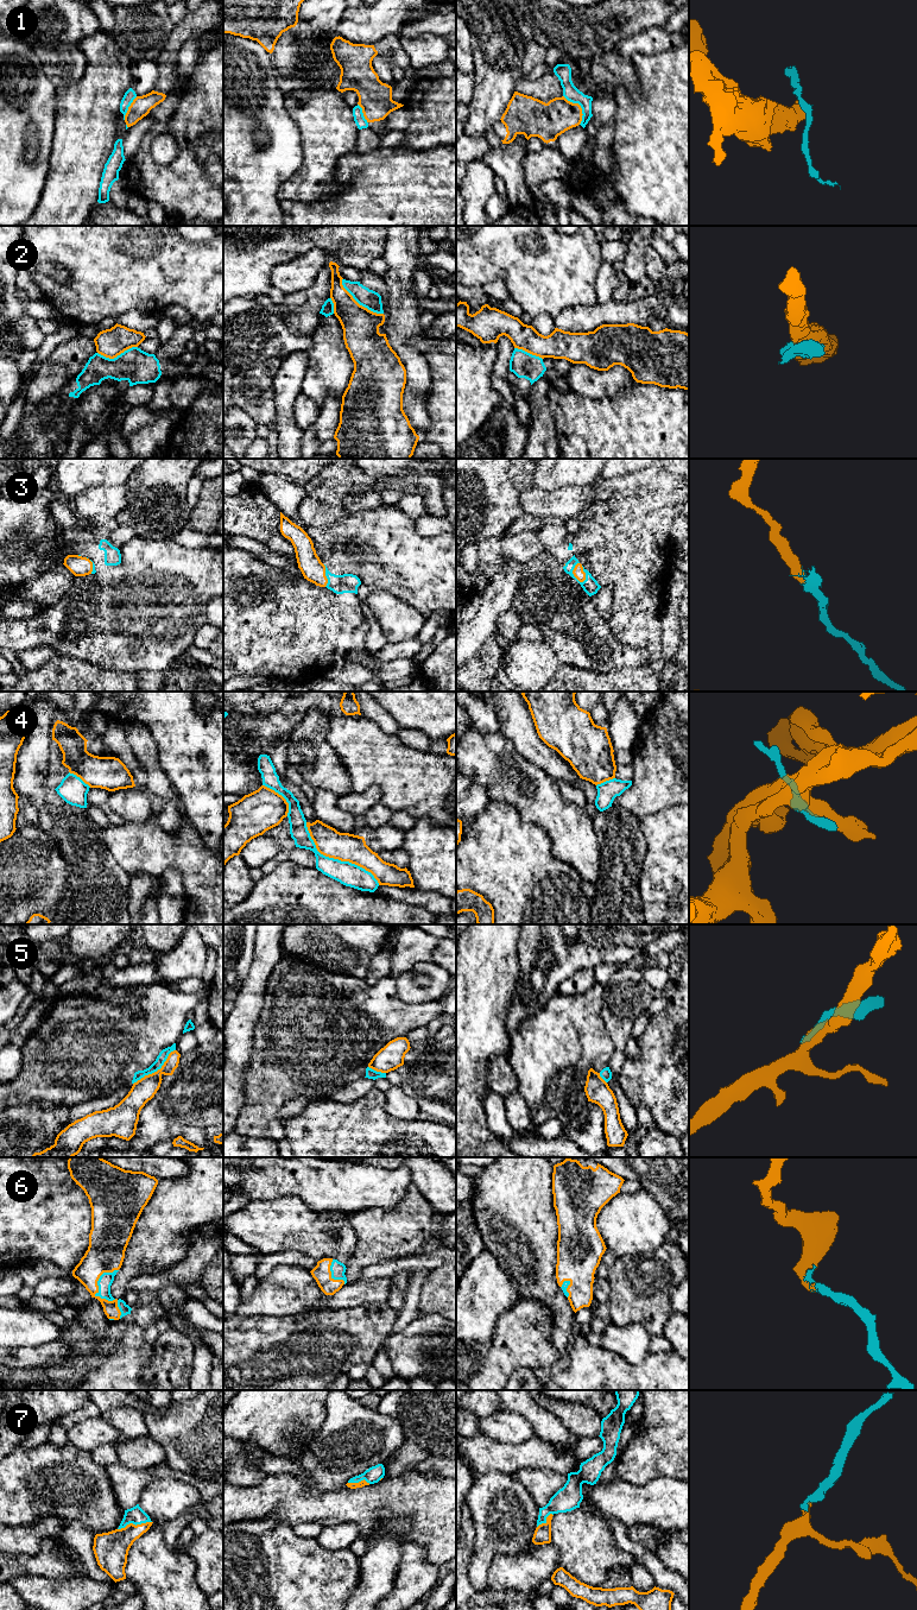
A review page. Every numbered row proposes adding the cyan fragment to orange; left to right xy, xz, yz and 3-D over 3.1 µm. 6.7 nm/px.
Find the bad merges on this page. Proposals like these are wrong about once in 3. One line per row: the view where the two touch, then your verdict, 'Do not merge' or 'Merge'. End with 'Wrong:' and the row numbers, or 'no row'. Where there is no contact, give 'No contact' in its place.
1: Touches orange in yz. Do not merge
2: Touches orange in xz. Do not merge
3: Touches orange in yz. Merge
4: Touches orange in xz. Do not merge
5: Touches orange in xy. Do not merge
6: Touches orange in xy. Merge
7: Touches orange in xy. Merge
Wrong: 1, 2, 4, 5

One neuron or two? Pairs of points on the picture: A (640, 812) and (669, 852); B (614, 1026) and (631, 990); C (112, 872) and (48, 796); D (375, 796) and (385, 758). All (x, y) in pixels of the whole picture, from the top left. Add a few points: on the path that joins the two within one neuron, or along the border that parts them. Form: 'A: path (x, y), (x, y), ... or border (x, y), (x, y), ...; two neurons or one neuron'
A: border (671, 806), (649, 814), (640, 824); two neurons
B: path (619, 1017), (625, 998); one neuron
C: path (93, 853), (58, 815); one neuron
D: border (353, 790), (359, 793), (378, 785), (383, 796); two neurons

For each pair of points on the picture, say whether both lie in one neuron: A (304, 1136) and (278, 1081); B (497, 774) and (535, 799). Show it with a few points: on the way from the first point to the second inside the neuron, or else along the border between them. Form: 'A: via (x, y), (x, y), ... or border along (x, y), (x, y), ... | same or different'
A: border along (285, 1123), (283, 1136) | different
B: via (506, 775), (525, 789) | same

